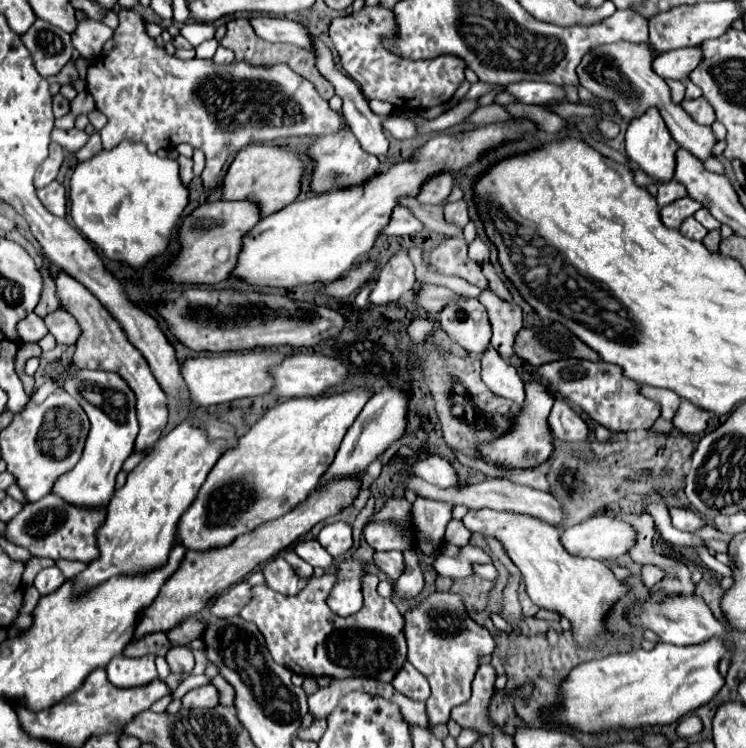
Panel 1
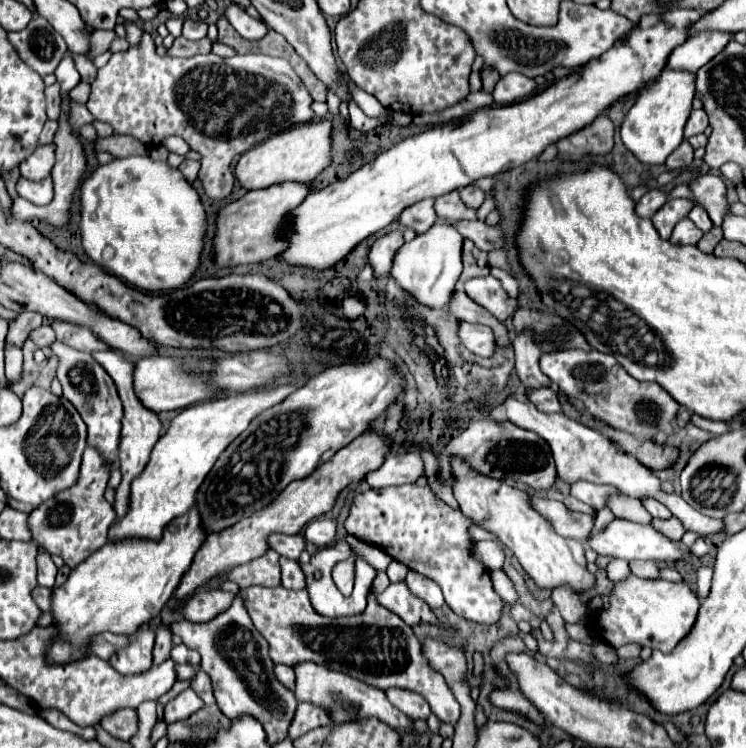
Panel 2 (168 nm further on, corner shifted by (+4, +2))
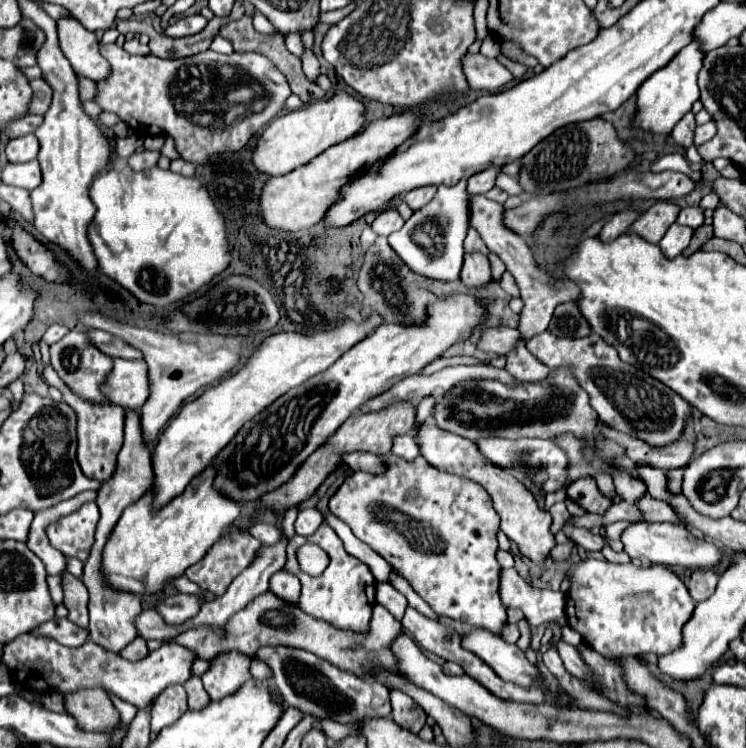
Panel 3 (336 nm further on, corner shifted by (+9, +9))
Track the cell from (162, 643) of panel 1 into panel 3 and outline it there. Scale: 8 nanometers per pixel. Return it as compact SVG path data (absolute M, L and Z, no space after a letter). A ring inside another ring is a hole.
M53 618L53 620L45 622L41 628L35 628L33 632L47 634L47 636L51 636L57 642L67 644L67 646L81 646L89 640L89 630L71 624L67 618Z

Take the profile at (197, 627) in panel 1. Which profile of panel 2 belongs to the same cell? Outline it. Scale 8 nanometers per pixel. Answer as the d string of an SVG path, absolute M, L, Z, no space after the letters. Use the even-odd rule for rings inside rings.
M158 629L158 631L156 631L154 651L152 651L152 661L154 661L154 665L166 661L170 649L172 649L172 633L168 633L168 629Z

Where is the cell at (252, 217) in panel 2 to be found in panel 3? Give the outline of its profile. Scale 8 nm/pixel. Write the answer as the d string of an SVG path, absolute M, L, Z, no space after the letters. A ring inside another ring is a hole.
M411 112L375 120L361 134L355 134L353 138L327 148L309 164L299 166L285 176L269 178L261 188L257 216L273 230L297 232L313 228L323 218L329 202L335 202L339 186L343 186L343 182L347 182L347 178L353 178L359 170L363 170L363 166L385 158L387 154L391 154L391 150L395 150L395 146L399 146L399 142L405 142L415 132L415 120L417 116Z

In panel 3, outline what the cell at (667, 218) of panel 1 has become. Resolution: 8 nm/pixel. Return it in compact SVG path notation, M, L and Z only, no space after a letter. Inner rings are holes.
M659 200L631 224L631 230L641 234L647 242L657 244L665 236L667 228L677 220L679 210L681 208L677 204Z

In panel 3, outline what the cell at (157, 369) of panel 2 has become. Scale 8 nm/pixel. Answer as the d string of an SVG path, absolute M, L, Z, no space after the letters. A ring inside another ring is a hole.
M115 358L103 392L119 406L139 410L149 398L149 368L143 360Z

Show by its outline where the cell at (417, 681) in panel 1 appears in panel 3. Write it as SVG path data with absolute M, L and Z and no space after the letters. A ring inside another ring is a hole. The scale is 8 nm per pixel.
M391 690L391 706L393 706L391 718L399 726L403 726L403 728L407 728L411 732L419 732L423 728L427 716L425 716L425 712L405 692Z

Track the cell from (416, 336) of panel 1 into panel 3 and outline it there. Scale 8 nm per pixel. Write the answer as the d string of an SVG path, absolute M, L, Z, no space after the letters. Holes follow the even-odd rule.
M465 180L455 186L439 186L435 198L423 206L423 210L417 210L401 230L387 238L397 256L411 266L411 272L441 282L453 282L459 278L463 268L463 238L469 228L467 198L469 194L465 190Z

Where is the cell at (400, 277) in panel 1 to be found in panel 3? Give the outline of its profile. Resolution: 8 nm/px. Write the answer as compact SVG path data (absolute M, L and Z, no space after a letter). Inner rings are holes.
M389 208L389 210L383 210L371 224L371 230L377 234L377 236L389 236L393 232L397 232L401 226L403 226L403 218L399 216L399 212L395 208Z

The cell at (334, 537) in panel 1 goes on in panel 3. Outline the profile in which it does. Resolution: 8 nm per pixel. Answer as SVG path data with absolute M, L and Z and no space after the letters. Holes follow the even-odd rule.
M307 508L307 510L299 510L299 516L295 520L295 532L299 536L311 536L323 522L323 516L317 508Z

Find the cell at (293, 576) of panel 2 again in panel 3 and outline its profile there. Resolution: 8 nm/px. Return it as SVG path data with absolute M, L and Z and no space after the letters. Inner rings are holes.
M279 570L271 576L271 592L279 594L279 598L287 598L287 602L295 602L299 600L299 590L301 590L301 582L295 574L287 572L287 570Z

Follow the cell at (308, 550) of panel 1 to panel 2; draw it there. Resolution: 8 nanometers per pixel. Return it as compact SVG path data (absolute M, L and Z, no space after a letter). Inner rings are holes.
M272 533L266 541L268 541L270 549L274 549L278 555L288 557L288 559L298 559L300 553L306 547L302 535L280 535L280 533Z

